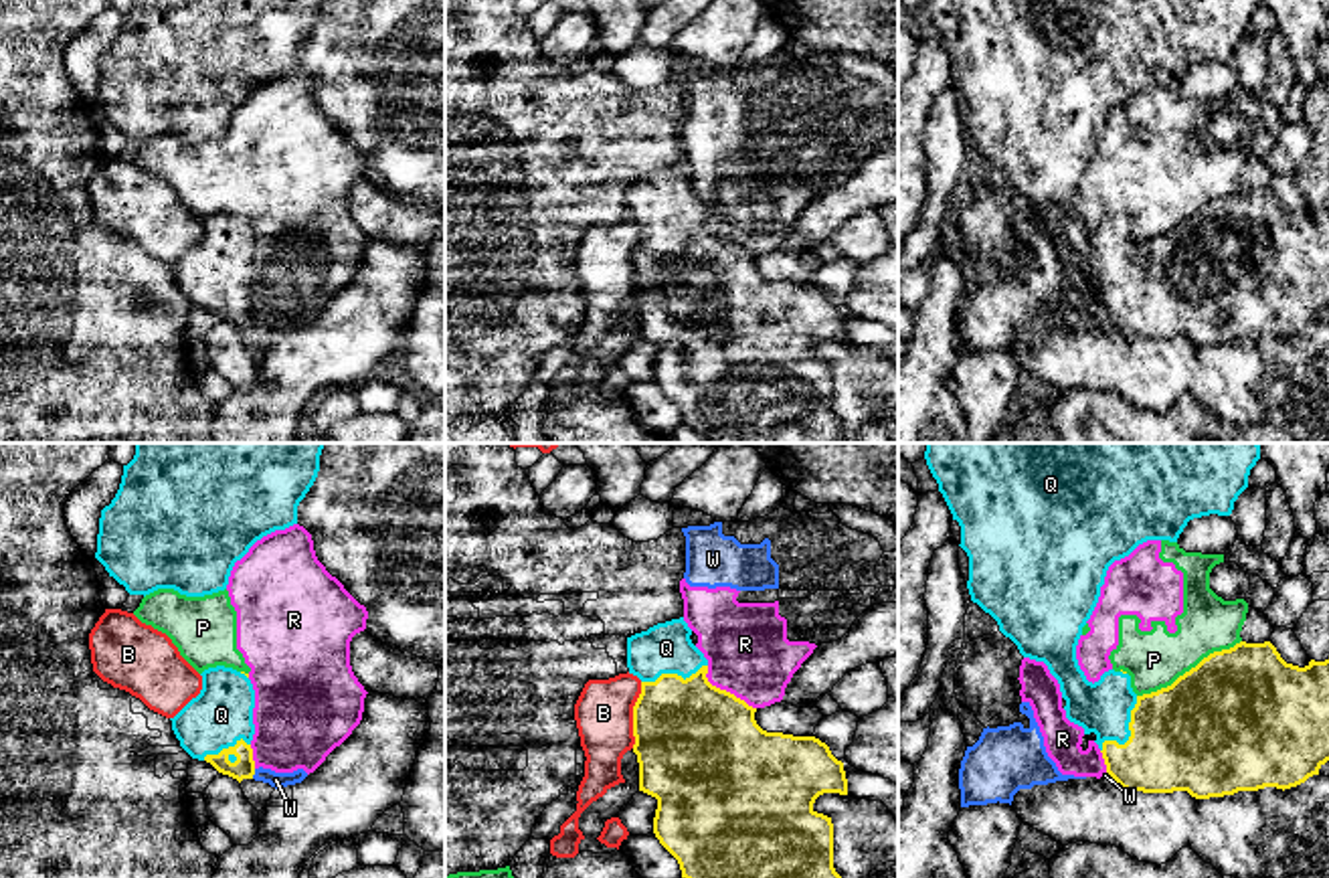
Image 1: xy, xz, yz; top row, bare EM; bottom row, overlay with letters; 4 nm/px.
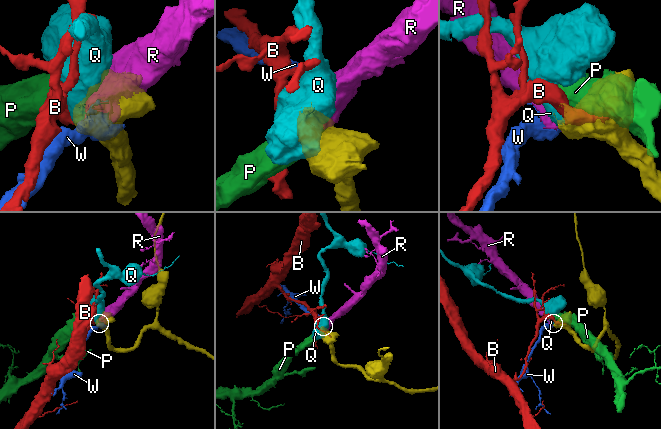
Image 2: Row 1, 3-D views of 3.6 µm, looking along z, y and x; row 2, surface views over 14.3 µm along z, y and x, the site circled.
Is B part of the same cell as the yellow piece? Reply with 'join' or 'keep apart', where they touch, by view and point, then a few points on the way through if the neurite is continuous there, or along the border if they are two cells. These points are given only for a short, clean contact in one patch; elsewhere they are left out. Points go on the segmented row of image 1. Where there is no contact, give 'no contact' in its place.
keep apart; meets yellow in xz at (634, 715)

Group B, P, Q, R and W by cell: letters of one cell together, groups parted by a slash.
B / P R W / Q

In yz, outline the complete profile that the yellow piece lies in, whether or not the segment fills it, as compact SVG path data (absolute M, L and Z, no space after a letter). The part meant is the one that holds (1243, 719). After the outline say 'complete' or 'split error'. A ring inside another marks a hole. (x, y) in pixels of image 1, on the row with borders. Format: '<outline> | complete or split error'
M926 443L926 465L939 484L953 520L961 526L961 548L969 556L967 589L971 601L989 613L999 631L1009 637L1024 657L1044 662L1050 674L1058 680L1062 698L1066 700L1066 718L1084 728L1084 734L1094 732L1102 753L1106 773L1127 791L1143 793L1173 793L1187 791L1195 799L1224 797L1238 791L1258 791L1264 787L1291 789L1319 775L1319 769L1329 761L1329 660L1311 660L1305 668L1287 664L1270 641L1246 643L1240 641L1230 649L1214 651L1195 668L1179 676L1171 686L1151 694L1137 696L1131 688L1127 672L1109 670L1098 682L1088 682L1076 660L1076 645L1082 627L1090 619L1109 566L1115 560L1129 556L1147 540L1177 542L1189 520L1218 514L1230 516L1234 502L1248 488L1250 469L1260 459L1258 443Z | split error

